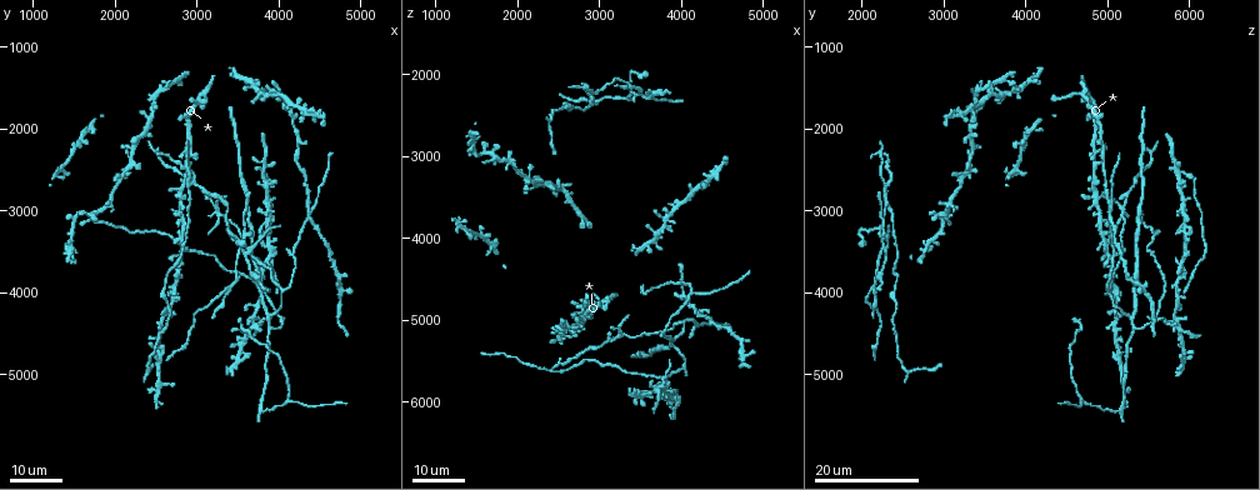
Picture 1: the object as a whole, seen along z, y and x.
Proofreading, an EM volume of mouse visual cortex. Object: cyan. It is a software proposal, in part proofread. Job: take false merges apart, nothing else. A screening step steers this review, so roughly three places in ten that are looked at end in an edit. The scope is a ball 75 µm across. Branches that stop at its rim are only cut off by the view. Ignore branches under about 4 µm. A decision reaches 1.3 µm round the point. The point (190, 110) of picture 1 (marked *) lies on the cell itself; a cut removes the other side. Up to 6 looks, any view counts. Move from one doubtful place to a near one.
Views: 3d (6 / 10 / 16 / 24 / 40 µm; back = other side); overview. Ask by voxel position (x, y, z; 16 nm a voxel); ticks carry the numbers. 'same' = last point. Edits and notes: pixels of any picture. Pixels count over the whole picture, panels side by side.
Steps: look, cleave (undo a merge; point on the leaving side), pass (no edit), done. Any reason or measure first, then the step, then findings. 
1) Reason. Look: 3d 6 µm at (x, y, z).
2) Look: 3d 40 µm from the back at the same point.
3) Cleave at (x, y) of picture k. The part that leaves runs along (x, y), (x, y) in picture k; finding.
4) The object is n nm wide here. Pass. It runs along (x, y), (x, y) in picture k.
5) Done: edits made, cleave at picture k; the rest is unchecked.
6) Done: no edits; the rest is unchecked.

Look: 3d 24 µm at (3750, 3900, 5700).

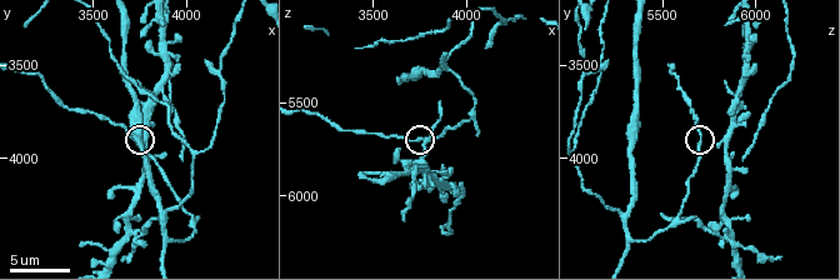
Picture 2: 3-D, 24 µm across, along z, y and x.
Look: 3d 6 µm at (3740, 3920, 5700).

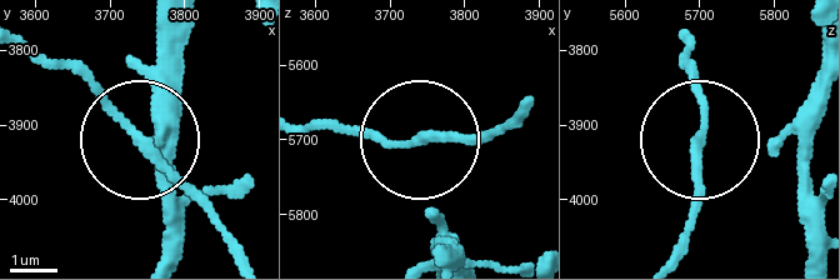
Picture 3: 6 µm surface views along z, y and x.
The side arm is 45 µm long; 3 arms meet here. Pass. Continuous, no second cell.

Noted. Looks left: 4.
Three-way junction. Look: 3d 16 µm at (2200, 2250, 3400).

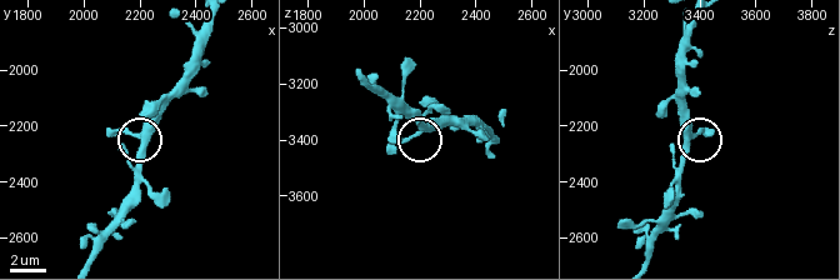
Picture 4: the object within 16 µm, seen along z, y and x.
Look: 3d 10 µm at (2200, 2250, 3370).

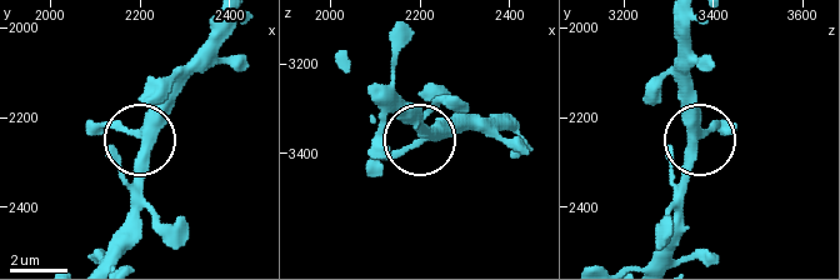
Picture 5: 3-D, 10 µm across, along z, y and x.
Other side. Look: 3d 10 µm from the back at (2205, 2245, 3360).

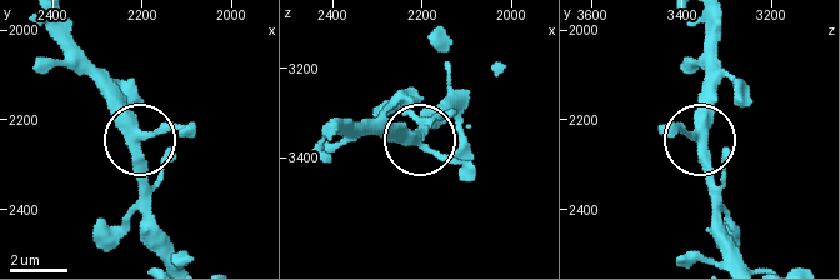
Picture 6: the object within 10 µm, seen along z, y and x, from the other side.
The object is 310 nm wide here. Pass. It runs along (708, 20), (705, 135), (693, 139), (660, 128) in picture 6; continuous, no second cell.

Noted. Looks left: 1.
Done: no edits; the rest is unchecked.

